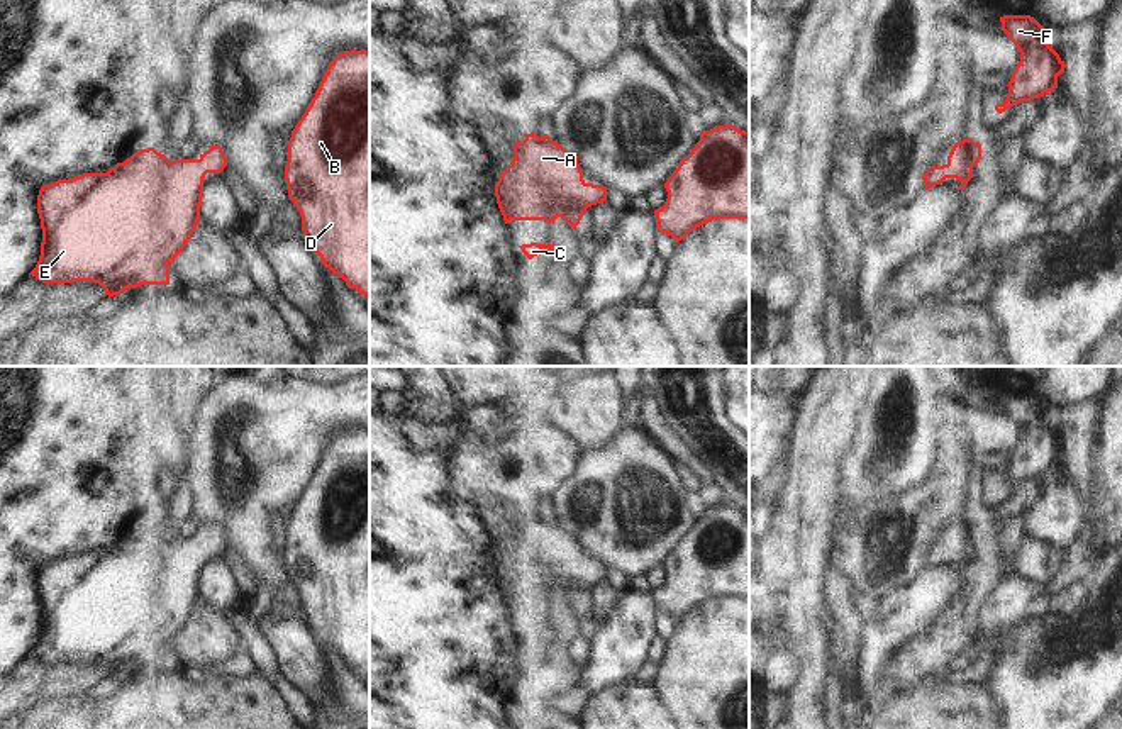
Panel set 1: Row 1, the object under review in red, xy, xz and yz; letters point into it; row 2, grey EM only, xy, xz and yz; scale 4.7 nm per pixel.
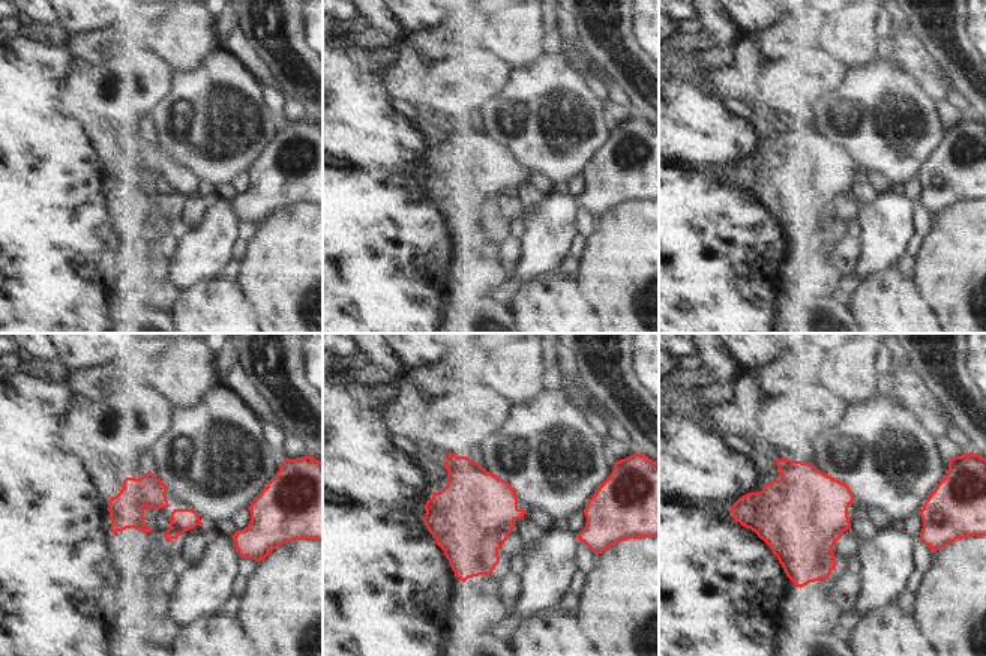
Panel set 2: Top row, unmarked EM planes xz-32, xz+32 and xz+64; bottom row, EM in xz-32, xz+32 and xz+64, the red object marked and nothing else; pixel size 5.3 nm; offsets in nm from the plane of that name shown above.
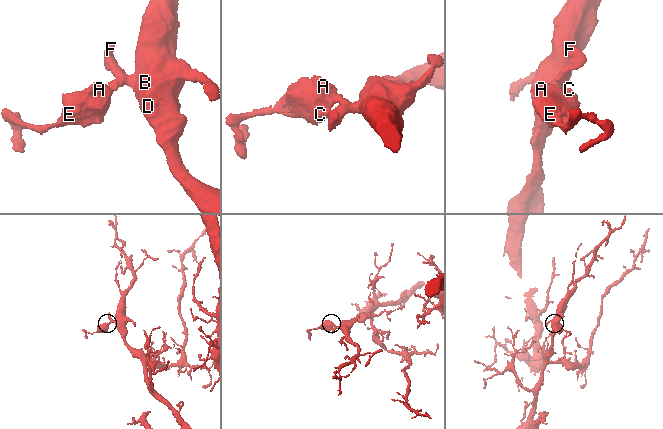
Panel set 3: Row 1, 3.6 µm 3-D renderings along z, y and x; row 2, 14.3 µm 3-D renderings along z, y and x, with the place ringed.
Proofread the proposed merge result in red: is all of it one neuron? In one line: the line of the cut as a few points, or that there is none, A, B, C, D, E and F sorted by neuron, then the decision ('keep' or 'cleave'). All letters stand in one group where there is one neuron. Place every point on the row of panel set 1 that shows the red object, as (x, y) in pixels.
no cut; A B C D E F; keep

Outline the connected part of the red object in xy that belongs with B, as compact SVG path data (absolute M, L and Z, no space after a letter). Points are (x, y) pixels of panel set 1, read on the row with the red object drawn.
M344 51L330 61L286 146L286 190L302 215L303 239L347 288L369 297L369 51Z

